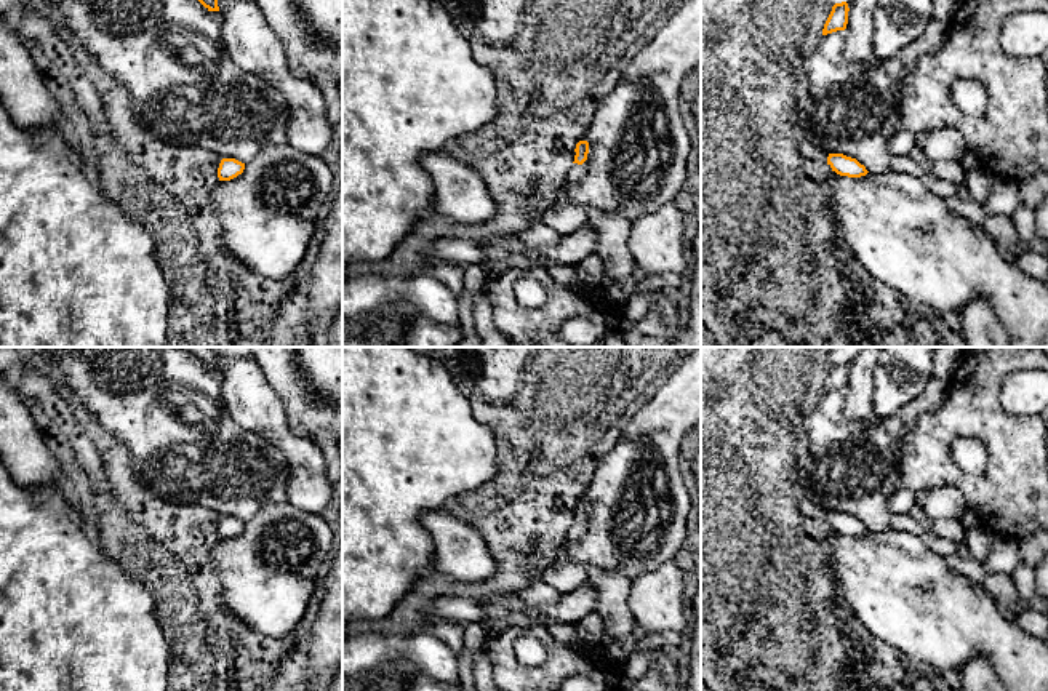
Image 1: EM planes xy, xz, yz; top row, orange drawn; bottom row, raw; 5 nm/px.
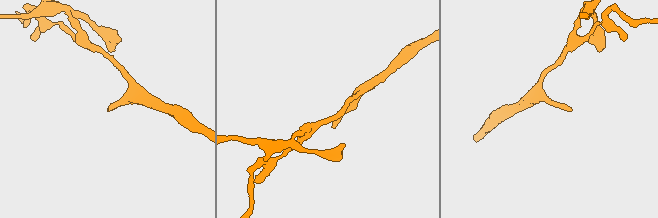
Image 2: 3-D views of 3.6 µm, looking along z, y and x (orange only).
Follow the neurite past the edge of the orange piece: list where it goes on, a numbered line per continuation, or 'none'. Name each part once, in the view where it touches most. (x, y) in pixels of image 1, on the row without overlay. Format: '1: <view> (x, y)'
1: xz (576, 530)

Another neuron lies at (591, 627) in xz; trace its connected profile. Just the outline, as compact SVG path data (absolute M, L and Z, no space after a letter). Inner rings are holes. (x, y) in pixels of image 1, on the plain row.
M594 611L584 616L579 622L574 624L576 635L582 641L598 645L605 635L605 625L602 617Z

